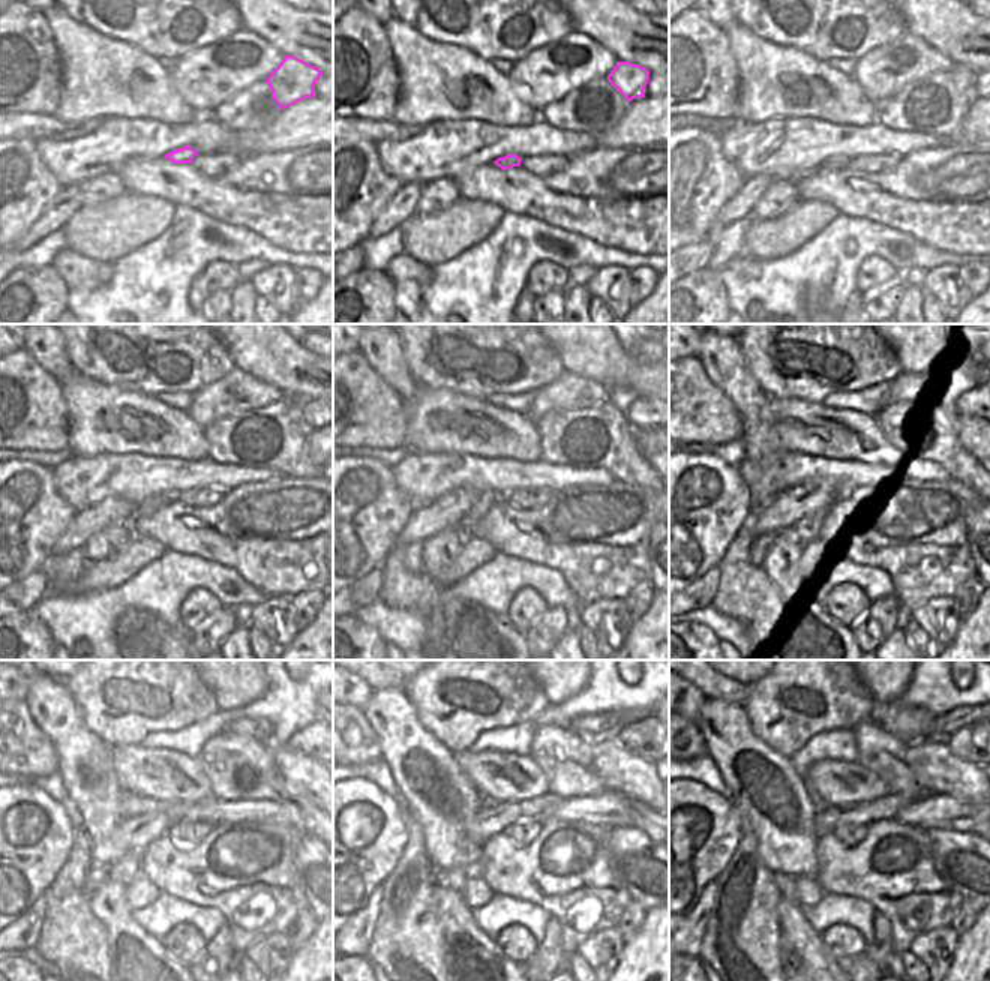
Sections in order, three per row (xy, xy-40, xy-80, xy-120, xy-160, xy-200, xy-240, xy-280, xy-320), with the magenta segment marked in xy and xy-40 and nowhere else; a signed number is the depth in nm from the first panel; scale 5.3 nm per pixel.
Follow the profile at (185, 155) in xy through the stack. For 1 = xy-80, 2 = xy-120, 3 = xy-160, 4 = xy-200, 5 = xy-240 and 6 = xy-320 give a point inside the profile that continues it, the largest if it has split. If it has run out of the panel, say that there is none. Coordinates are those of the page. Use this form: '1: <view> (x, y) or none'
1: xy-80 (834, 162)
2: xy-120 (146, 509)
3: xy-160 (486, 501)
4: xy-200 (807, 528)
5: xy-240 (128, 867)
6: xy-320 (785, 882)

